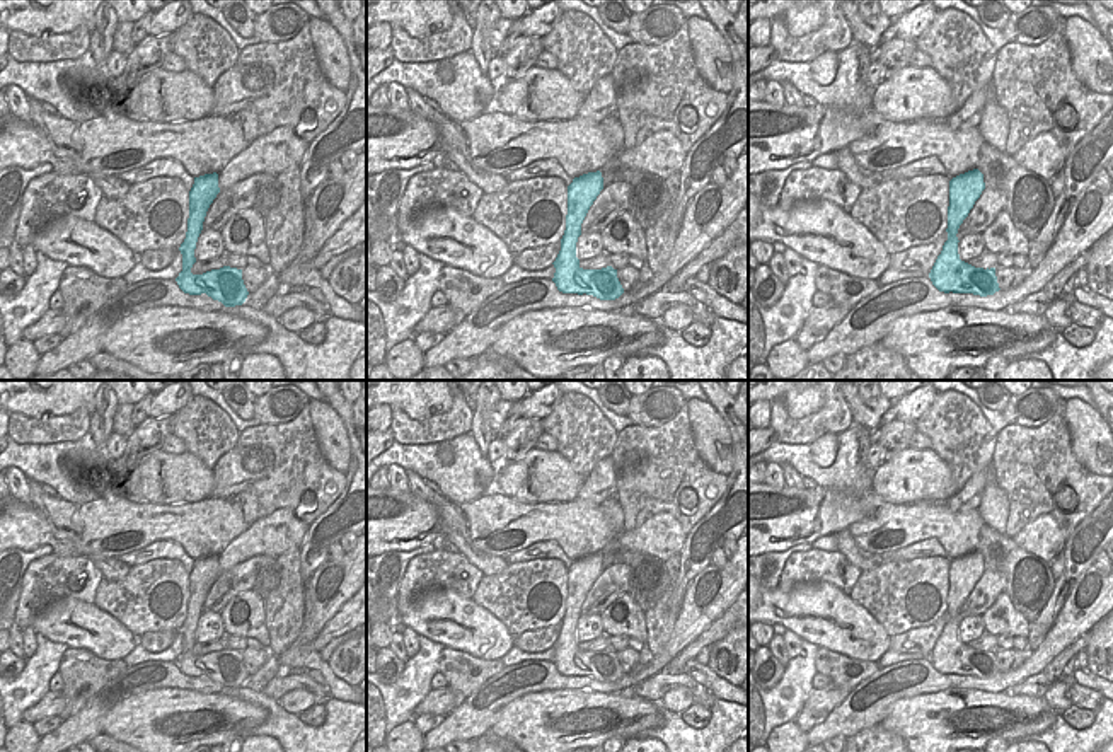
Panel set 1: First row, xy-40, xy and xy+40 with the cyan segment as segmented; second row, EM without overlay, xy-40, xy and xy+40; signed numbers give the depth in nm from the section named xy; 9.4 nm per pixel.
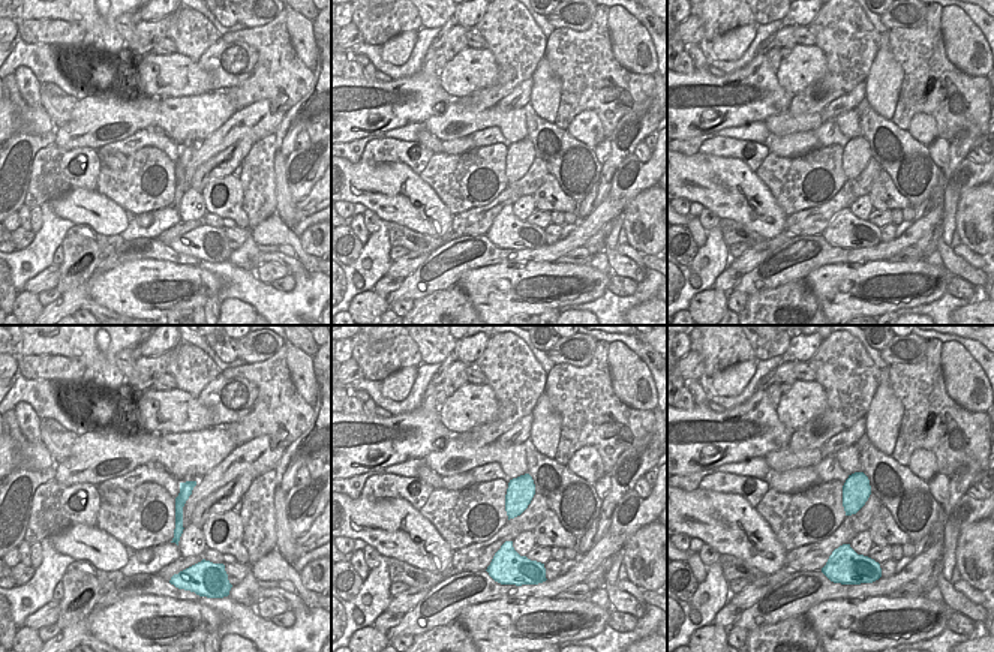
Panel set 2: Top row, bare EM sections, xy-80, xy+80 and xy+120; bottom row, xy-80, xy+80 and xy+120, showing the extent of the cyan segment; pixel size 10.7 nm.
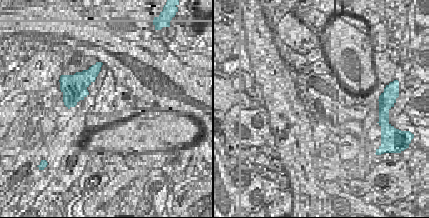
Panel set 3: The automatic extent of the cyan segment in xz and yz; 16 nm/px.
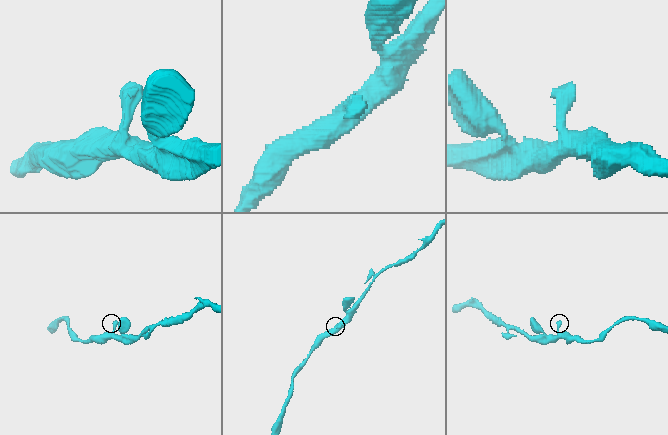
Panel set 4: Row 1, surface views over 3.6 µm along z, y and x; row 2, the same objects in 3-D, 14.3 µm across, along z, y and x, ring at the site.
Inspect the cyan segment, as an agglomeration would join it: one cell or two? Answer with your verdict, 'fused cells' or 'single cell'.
single cell

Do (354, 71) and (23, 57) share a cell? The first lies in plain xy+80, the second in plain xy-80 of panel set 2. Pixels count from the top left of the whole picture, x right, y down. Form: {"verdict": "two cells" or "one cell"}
{"verdict": "two cells"}

